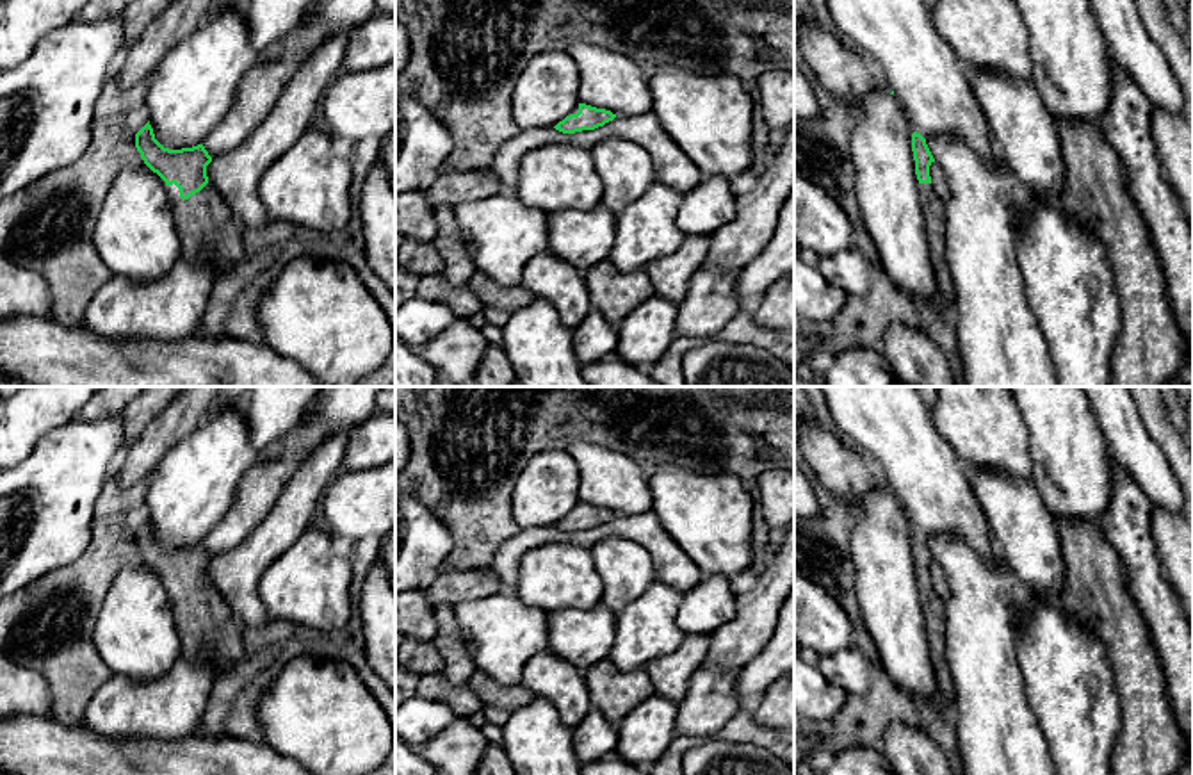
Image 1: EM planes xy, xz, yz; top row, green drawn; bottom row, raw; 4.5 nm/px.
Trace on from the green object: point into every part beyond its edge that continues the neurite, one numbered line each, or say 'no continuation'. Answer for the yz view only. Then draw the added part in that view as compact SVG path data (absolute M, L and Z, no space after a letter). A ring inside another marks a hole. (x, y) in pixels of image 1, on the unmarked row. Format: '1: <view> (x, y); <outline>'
1: yz (932, 604); M919 583L919 600L924 616L924 636L928 641L928 654L931 670L938 688L938 697L954 709L954 682L947 666L945 656L945 613L944 604L931 583Z

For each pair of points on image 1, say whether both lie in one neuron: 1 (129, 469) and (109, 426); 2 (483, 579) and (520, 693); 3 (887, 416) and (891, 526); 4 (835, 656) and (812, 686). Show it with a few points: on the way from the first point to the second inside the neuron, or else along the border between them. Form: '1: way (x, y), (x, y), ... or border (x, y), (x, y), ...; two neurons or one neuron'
1: border (121, 414), (123, 456), (113, 474); two neurons
2: way (446, 608), (446, 654), (479, 688); one neuron
3: border (903, 506), (914, 530); two neurons
4: border (814, 663), (828, 681), (848, 695); two neurons

